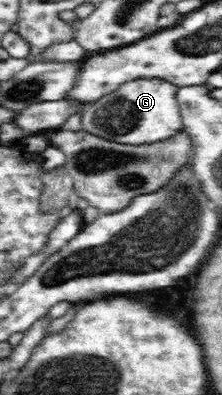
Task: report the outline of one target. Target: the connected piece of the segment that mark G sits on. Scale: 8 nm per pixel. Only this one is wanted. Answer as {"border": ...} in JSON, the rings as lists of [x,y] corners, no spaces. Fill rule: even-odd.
{"border":[[[139,79],[124,84],[119,90],[103,95],[82,110],[82,128],[94,136],[123,145],[167,142],[184,132],[180,106],[175,100],[177,88],[177,85],[161,79]]]}

